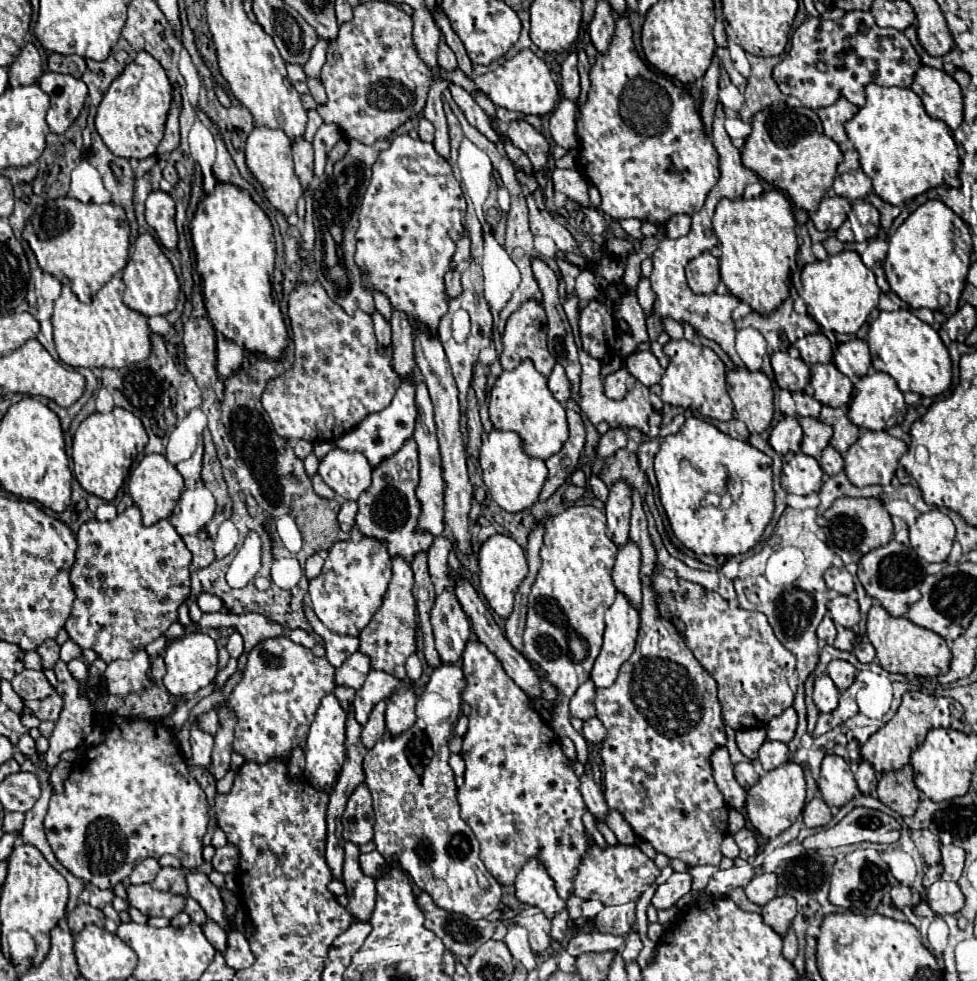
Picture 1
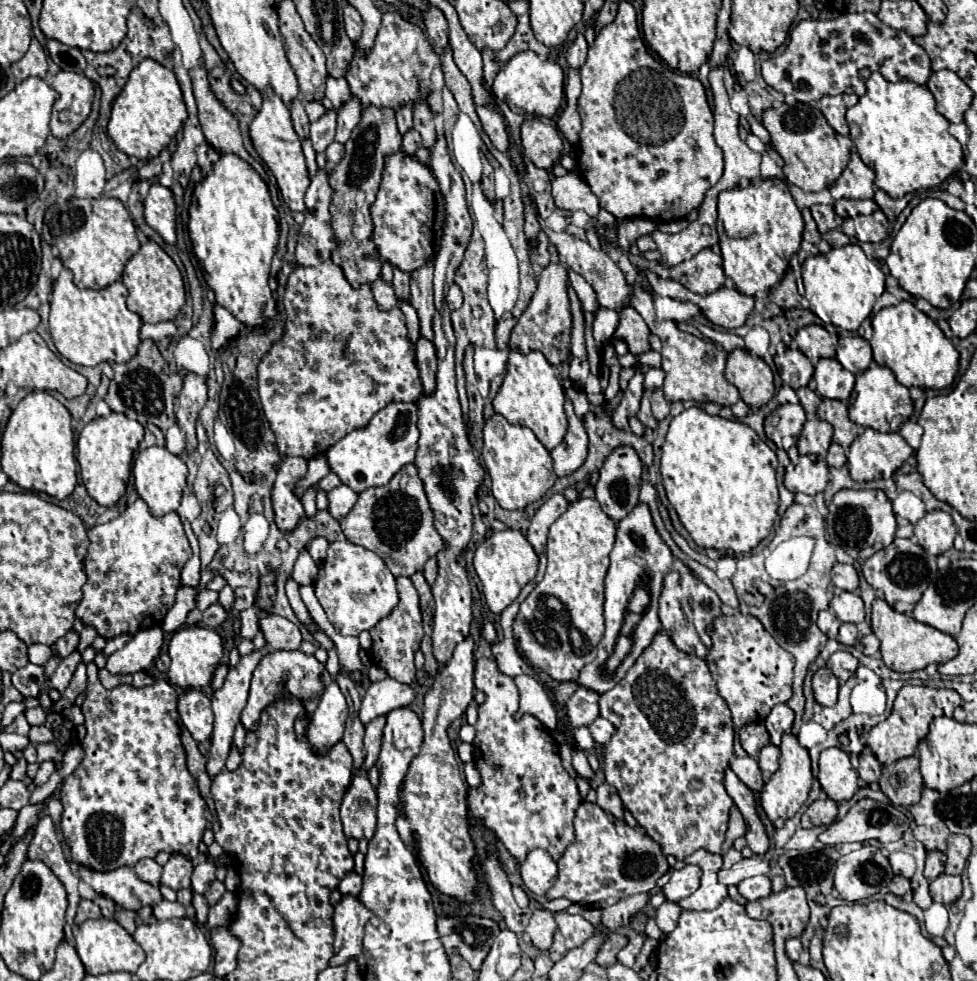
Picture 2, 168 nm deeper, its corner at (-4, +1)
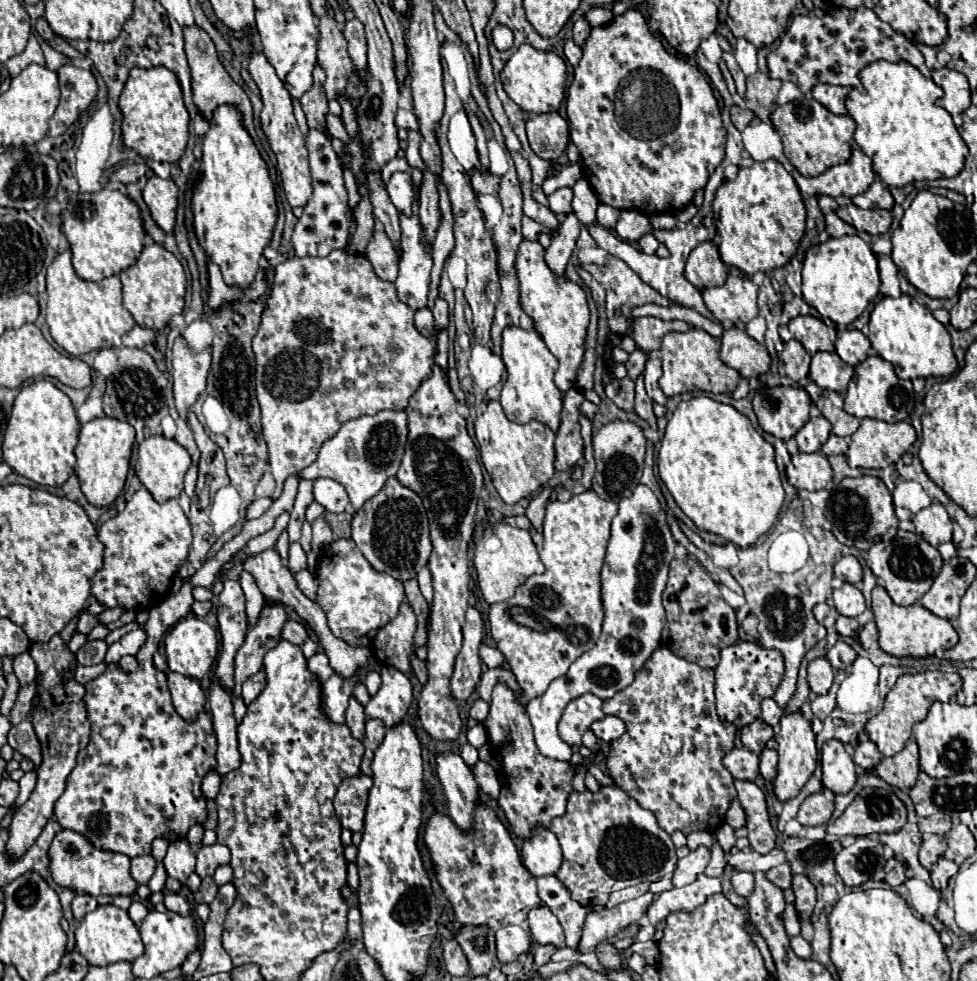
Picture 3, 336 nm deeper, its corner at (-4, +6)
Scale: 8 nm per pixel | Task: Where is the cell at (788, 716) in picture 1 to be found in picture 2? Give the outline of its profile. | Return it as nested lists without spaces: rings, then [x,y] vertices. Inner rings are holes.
[[[776,704],[772,708],[772,712],[764,720],[764,724],[766,724],[768,732],[770,732],[770,738],[772,738],[774,746],[780,746],[782,734],[790,732],[792,722],[794,722],[794,712],[786,704]]]

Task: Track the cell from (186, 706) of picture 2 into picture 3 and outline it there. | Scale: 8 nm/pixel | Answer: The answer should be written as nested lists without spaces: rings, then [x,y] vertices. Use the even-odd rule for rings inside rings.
[[[168,671],[168,687],[172,693],[172,703],[178,715],[186,721],[196,721],[206,707],[206,695],[198,681],[184,677],[180,673]]]

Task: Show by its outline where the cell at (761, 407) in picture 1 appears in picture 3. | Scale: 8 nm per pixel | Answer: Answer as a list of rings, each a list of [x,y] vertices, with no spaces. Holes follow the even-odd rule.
[[[738,327],[724,331],[720,359],[746,379],[760,377],[770,371],[770,355],[766,347],[756,343],[746,331],[740,331]]]

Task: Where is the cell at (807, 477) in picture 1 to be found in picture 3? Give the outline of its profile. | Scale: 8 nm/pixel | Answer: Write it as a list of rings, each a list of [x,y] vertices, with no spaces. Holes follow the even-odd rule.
[[[798,453],[786,467],[786,477],[796,489],[818,491],[830,483],[832,469],[828,459],[820,453]]]

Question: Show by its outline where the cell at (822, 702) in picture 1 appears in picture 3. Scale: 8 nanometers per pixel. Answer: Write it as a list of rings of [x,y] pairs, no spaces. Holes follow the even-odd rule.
[[[820,657],[808,665],[808,683],[816,695],[826,695],[834,681],[834,669],[828,659]]]

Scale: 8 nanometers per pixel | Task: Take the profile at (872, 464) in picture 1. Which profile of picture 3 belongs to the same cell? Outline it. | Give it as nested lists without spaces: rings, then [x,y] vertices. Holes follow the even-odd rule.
[[[864,419],[858,431],[850,437],[848,465],[862,469],[884,469],[896,463],[916,441],[916,431],[910,423],[884,423]]]

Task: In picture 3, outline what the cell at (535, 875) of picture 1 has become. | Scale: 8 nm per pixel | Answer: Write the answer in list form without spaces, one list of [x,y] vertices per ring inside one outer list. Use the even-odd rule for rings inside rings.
[[[536,829],[532,839],[522,845],[522,863],[534,875],[556,875],[562,863],[562,851],[556,835],[548,829]]]

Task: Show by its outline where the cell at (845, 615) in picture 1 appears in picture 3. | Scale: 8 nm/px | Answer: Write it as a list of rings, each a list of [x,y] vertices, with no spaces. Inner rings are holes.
[[[844,583],[840,589],[836,589],[832,599],[838,613],[846,617],[858,617],[866,609],[864,595],[852,583]]]

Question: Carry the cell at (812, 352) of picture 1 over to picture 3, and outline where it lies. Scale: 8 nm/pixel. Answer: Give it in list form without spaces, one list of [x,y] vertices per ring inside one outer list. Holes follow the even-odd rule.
[[[800,315],[794,317],[788,323],[790,333],[802,343],[802,347],[808,353],[818,353],[818,351],[834,351],[834,343],[828,335],[828,327],[824,325],[822,319],[810,317],[810,315]]]

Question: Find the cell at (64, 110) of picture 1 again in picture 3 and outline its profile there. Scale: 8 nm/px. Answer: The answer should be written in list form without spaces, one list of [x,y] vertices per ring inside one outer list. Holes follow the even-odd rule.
[[[76,65],[60,67],[58,79],[60,79],[62,97],[48,123],[50,137],[62,135],[80,117],[80,113],[88,109],[88,105],[94,101],[98,91],[92,71],[84,71]]]

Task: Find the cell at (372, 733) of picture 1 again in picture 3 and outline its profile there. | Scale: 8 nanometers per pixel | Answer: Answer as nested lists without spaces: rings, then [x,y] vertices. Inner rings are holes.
[[[368,719],[366,721],[366,737],[364,737],[364,747],[366,747],[366,753],[362,757],[362,773],[364,775],[372,775],[372,769],[370,769],[370,763],[372,763],[372,757],[374,757],[374,751],[376,747],[382,743],[384,739],[384,733],[386,733],[386,725],[380,721],[380,719]]]

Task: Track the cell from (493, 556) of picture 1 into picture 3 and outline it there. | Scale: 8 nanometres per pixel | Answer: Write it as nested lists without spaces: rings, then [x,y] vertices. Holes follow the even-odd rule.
[[[502,521],[488,523],[482,537],[476,541],[474,547],[474,567],[478,573],[478,587],[484,599],[492,605],[498,601],[506,601],[514,595],[516,587],[522,585],[534,573],[542,573],[544,565],[540,561],[538,549],[528,531],[506,525]]]

